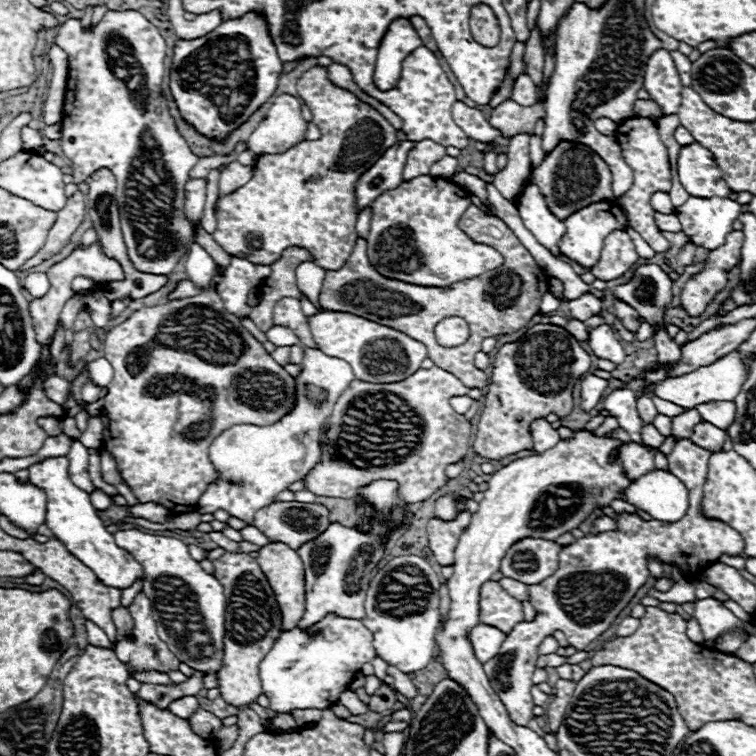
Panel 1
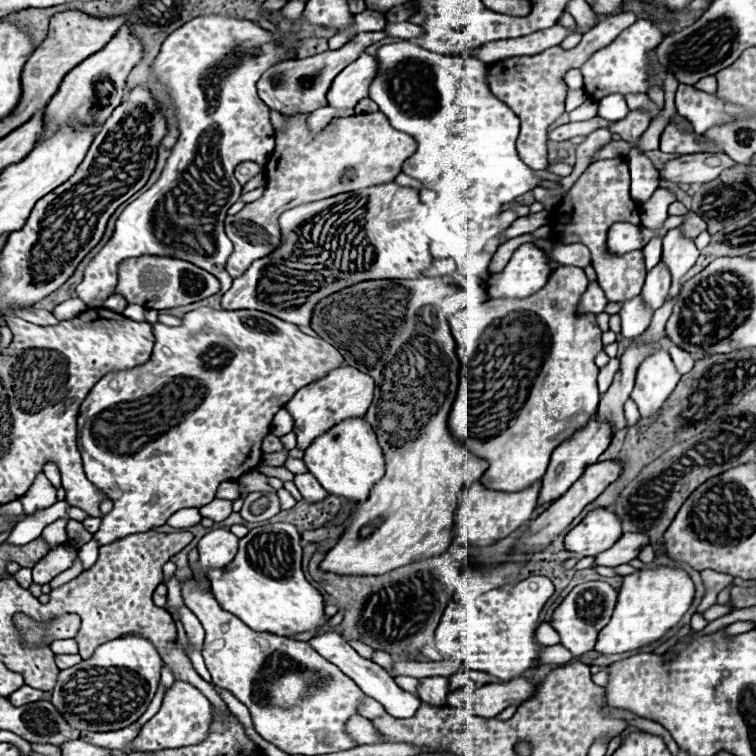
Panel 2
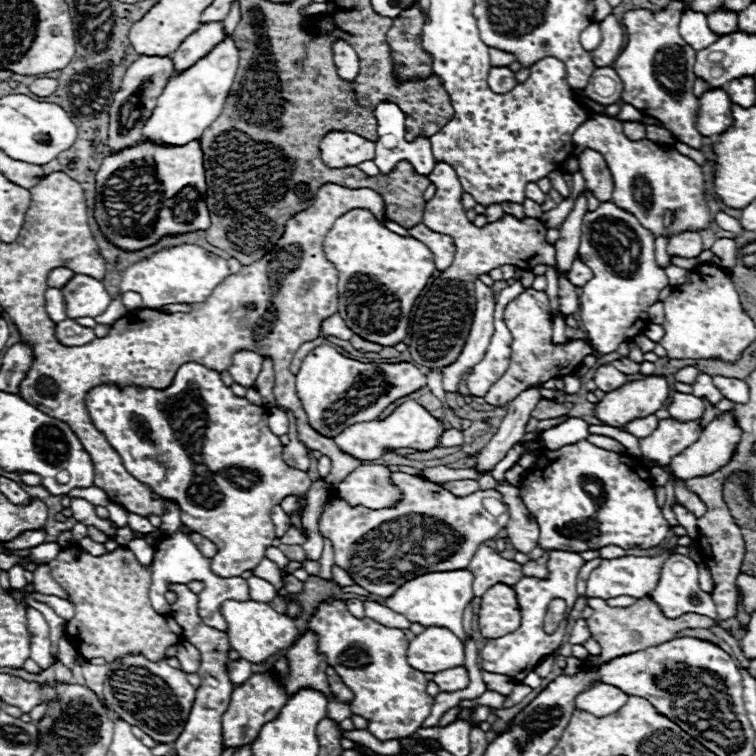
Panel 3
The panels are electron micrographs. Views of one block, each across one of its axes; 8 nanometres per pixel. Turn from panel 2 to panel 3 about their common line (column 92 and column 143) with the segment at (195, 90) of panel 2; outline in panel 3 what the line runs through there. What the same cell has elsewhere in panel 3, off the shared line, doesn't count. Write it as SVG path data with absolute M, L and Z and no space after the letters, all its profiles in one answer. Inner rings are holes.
M180 244L172 248L164 248L122 272L120 290L122 292L138 292L142 296L144 308L158 310L164 304L194 304L206 300L212 290L230 276L228 264L224 258L196 246L196 244Z

